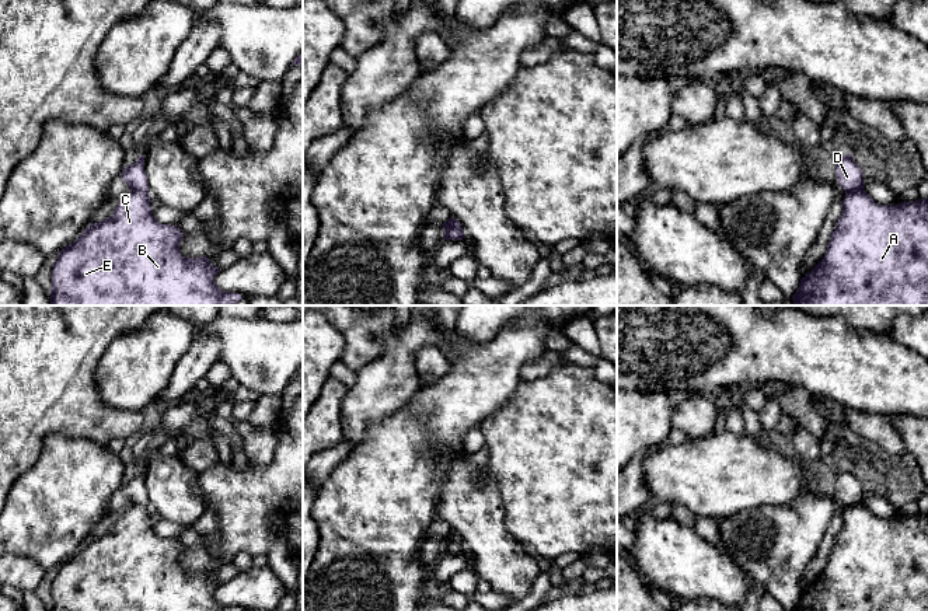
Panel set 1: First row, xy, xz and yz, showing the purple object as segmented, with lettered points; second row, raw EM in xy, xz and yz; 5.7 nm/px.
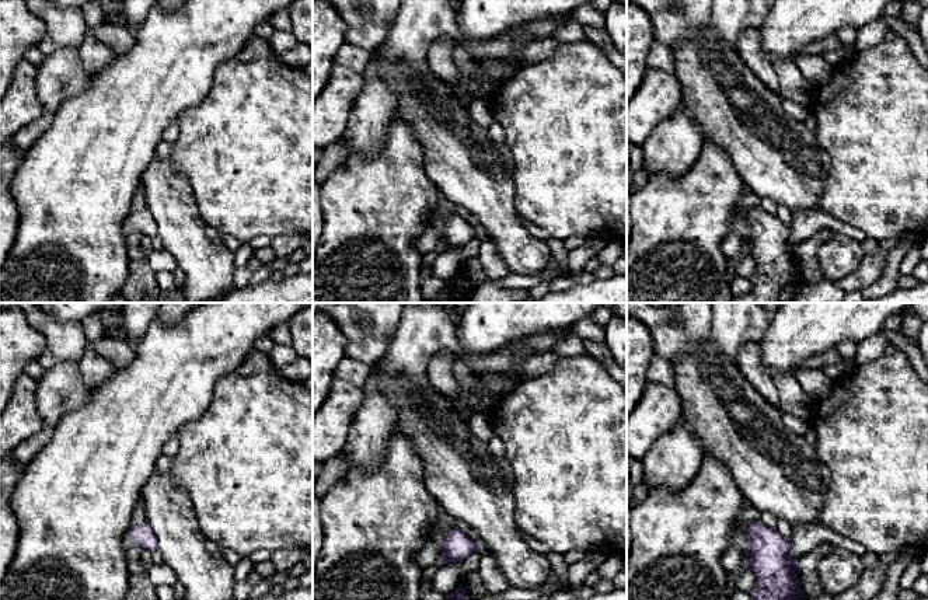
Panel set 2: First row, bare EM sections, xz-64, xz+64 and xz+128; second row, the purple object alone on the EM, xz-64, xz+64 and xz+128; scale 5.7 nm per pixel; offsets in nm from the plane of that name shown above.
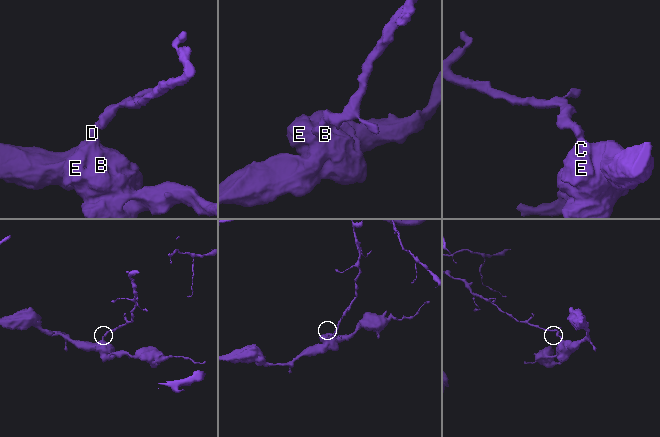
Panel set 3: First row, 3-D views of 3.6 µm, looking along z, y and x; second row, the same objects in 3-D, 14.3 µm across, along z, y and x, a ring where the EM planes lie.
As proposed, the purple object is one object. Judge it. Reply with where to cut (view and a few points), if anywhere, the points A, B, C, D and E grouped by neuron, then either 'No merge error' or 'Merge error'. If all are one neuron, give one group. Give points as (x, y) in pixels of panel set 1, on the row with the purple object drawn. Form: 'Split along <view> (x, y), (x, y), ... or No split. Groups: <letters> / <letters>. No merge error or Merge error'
Split along xz (445, 227), (454, 229), (463, 236). Groups: A B C E / D. Merge error

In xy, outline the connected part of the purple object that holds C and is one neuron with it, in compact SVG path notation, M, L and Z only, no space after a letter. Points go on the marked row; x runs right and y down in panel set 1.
M130 191L105 220L90 223L83 234L66 245L52 269L50 306L236 306L243 296L223 291L214 277L220 269L207 256L185 258L179 252L184 235L178 226L160 224L147 192Z

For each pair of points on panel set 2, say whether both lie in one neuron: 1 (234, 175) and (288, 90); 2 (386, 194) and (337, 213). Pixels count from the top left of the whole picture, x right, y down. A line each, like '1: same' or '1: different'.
1: same
2: same

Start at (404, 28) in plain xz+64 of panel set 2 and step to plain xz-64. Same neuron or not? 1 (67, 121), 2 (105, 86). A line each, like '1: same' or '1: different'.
1: different
2: different

